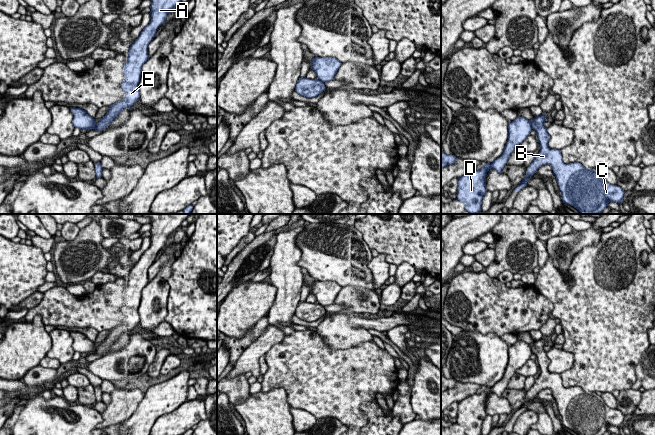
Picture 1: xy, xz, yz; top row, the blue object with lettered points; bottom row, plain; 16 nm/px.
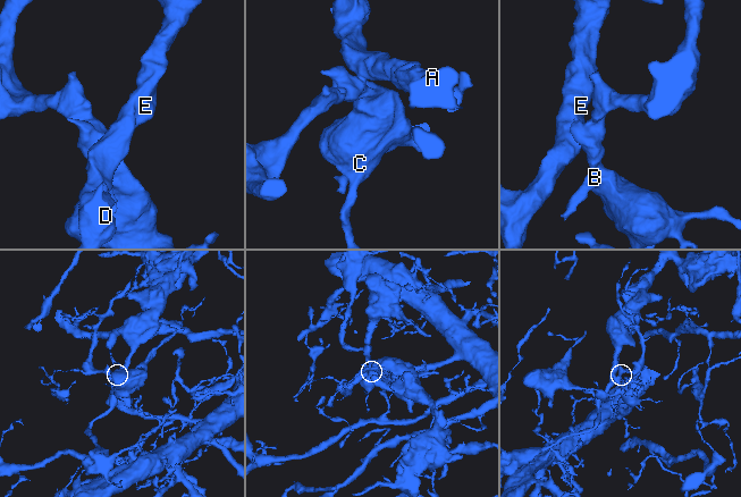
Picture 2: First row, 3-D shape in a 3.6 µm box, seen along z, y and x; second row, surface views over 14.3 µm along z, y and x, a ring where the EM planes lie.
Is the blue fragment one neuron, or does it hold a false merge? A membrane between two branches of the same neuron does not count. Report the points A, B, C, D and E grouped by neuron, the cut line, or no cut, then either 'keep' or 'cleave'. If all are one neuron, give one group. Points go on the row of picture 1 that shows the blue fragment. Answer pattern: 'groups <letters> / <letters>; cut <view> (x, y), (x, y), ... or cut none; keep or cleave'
groups A B C D E; cut none; keep

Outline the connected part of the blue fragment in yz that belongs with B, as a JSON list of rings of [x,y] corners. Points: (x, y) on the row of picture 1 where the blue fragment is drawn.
[[[546,113],[535,116],[533,122],[518,116],[508,125],[508,140],[500,157],[491,164],[484,163],[480,170],[467,172],[458,178],[457,198],[465,205],[465,211],[470,214],[481,212],[481,204],[486,189],[486,175],[489,170],[502,173],[509,157],[516,147],[521,144],[535,130],[540,143],[540,151],[533,162],[527,167],[526,176],[514,189],[519,192],[527,186],[528,180],[537,172],[538,168],[550,164],[558,181],[562,193],[562,201],[576,208],[580,214],[600,213],[609,202],[621,203],[625,191],[608,183],[602,173],[595,169],[587,169],[578,162],[565,164],[560,150],[548,146],[550,135],[544,122]]]

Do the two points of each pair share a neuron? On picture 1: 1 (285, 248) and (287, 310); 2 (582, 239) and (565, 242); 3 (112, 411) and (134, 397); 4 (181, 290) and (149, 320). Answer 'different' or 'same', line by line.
1: same
2: same
3: same
4: different

